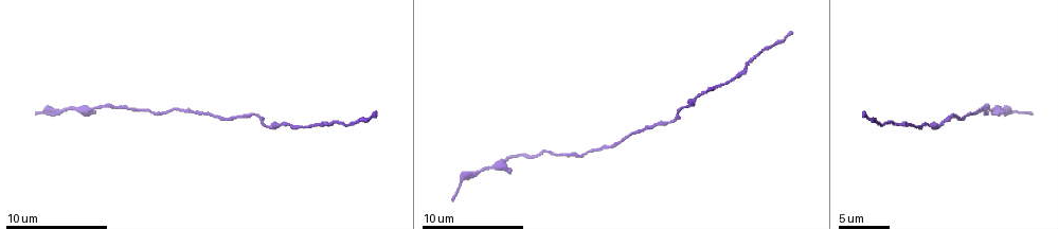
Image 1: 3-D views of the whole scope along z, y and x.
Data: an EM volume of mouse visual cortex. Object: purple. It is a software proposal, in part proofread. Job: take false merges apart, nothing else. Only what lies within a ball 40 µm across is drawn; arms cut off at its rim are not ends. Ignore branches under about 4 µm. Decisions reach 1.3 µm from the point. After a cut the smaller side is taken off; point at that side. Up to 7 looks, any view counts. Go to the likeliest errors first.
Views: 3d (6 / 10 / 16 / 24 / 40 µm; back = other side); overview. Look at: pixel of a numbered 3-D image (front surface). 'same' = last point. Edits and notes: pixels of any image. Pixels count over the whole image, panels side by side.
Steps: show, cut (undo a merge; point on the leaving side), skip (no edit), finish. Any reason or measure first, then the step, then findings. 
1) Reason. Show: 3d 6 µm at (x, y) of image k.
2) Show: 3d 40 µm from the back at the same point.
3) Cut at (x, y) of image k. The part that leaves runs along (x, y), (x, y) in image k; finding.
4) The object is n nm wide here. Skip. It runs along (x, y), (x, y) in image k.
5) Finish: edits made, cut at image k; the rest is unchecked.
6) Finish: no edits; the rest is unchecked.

Narrows sharply. Show: 3d 16 µm at (682, 108) of image 1.

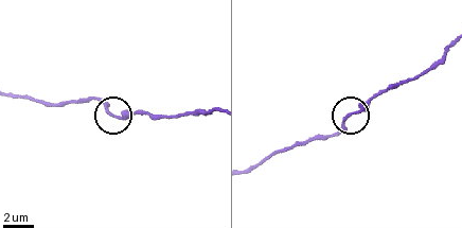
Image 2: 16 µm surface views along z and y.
Skip. It runs along (36, 101), (65, 105), (95, 99), (118, 116), (147, 112) in image 2; continuous, no second neuron.

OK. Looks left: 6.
Sudden change in width. Show: 3d 10 µm at (898, 124) of image 1.

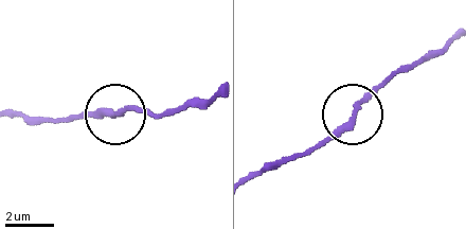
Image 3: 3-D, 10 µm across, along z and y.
Show: 3d 6 µm at (118, 111) of image 3.

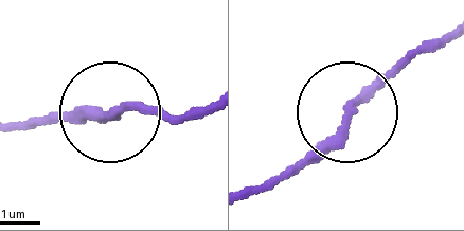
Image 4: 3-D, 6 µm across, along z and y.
Skip. It runs along (12, 125), (143, 105), (180, 114) in image 4; continuous, no second neuron.

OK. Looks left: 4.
Show: 3d 16 µm at (215, 118) of image 1.

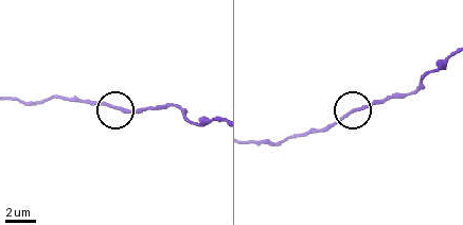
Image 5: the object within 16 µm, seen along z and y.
The side arm is 22 µm long. Skip. It runs along (113, 107), (131, 111), (164, 107) in image 5; one neuron here.

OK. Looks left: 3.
Finish: no edits; the rest is unchecked.

